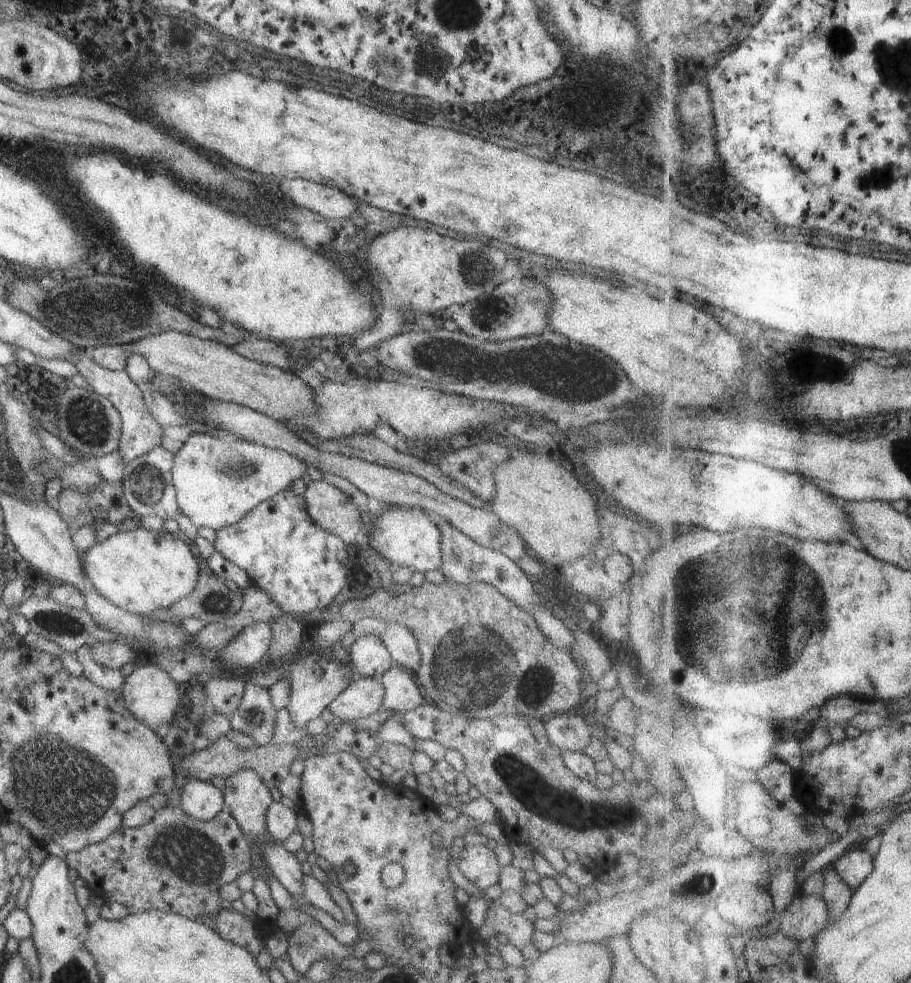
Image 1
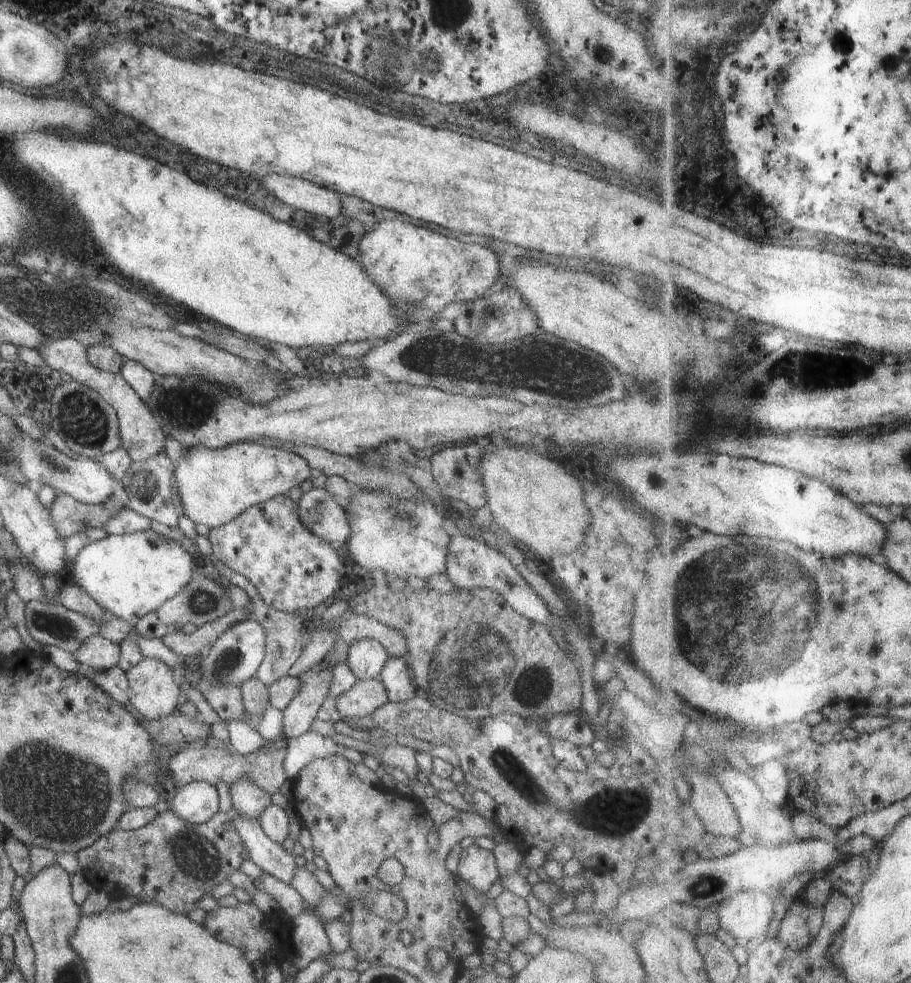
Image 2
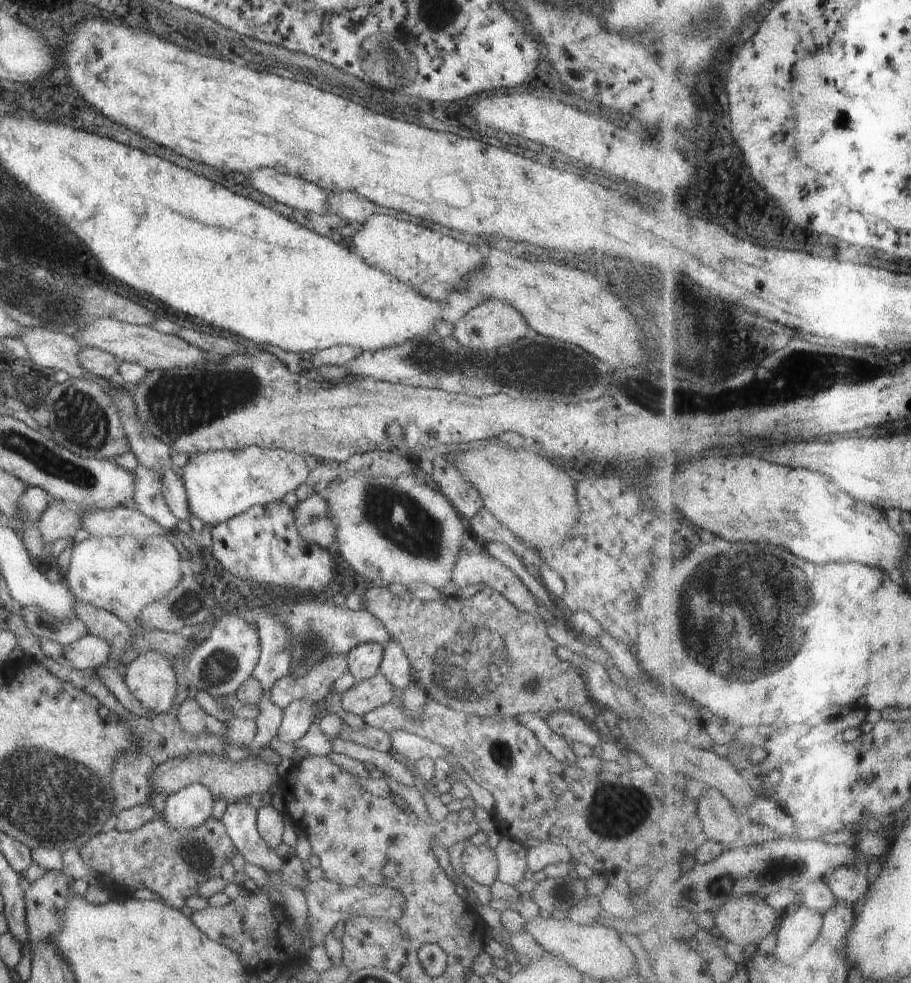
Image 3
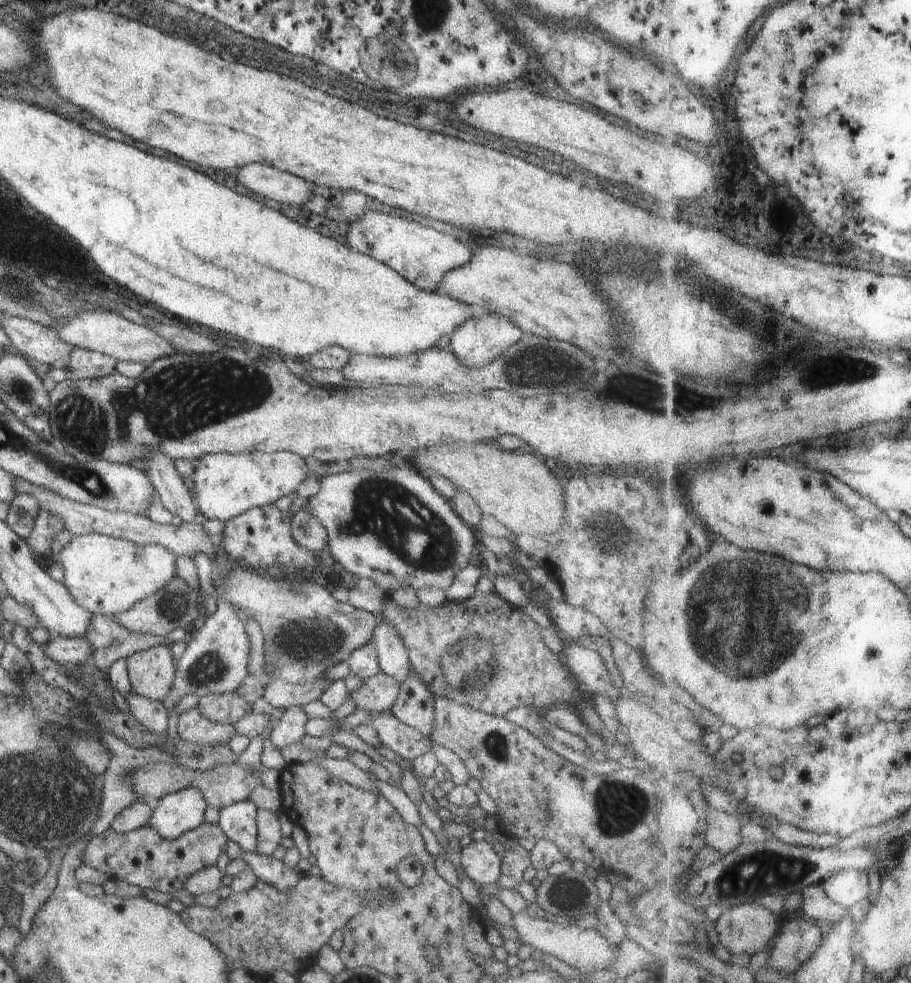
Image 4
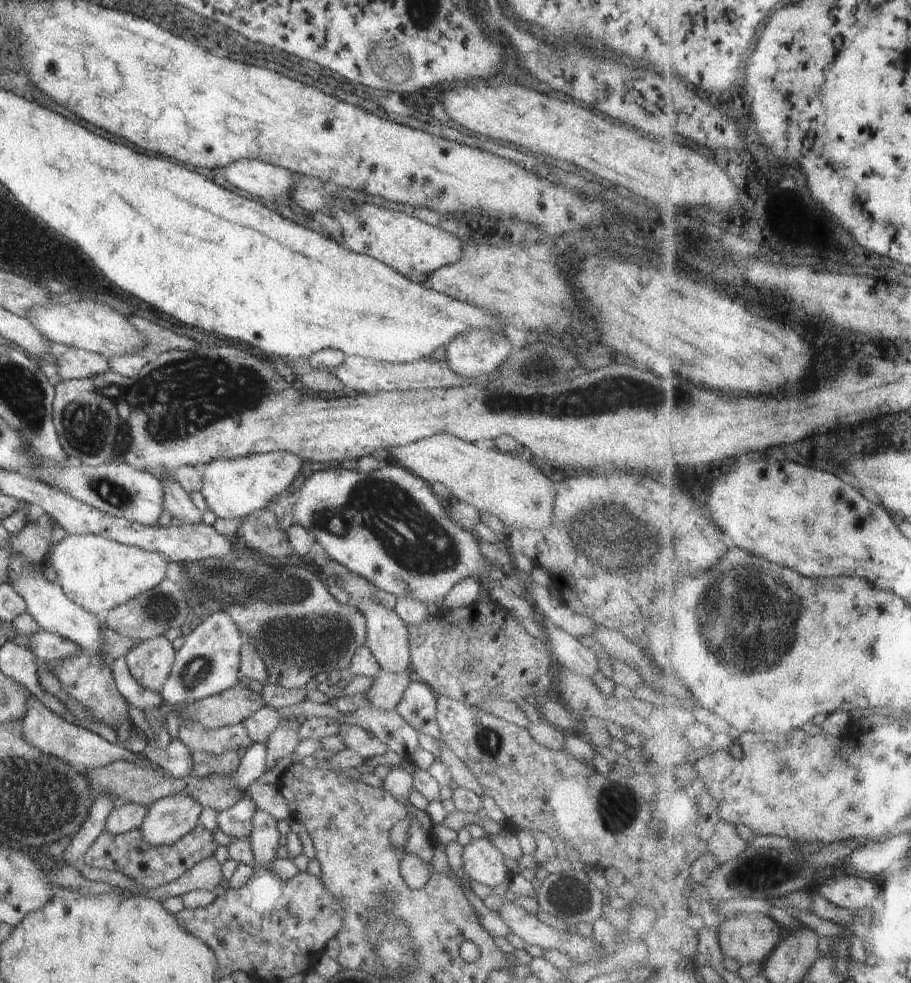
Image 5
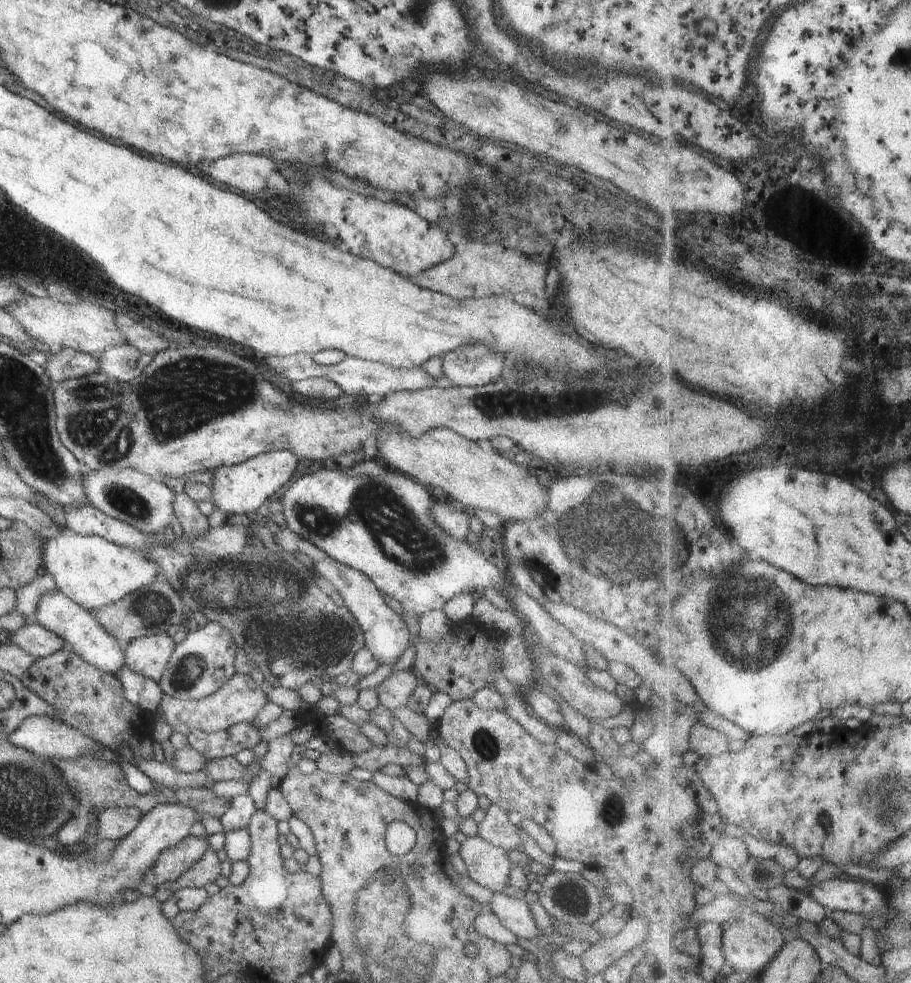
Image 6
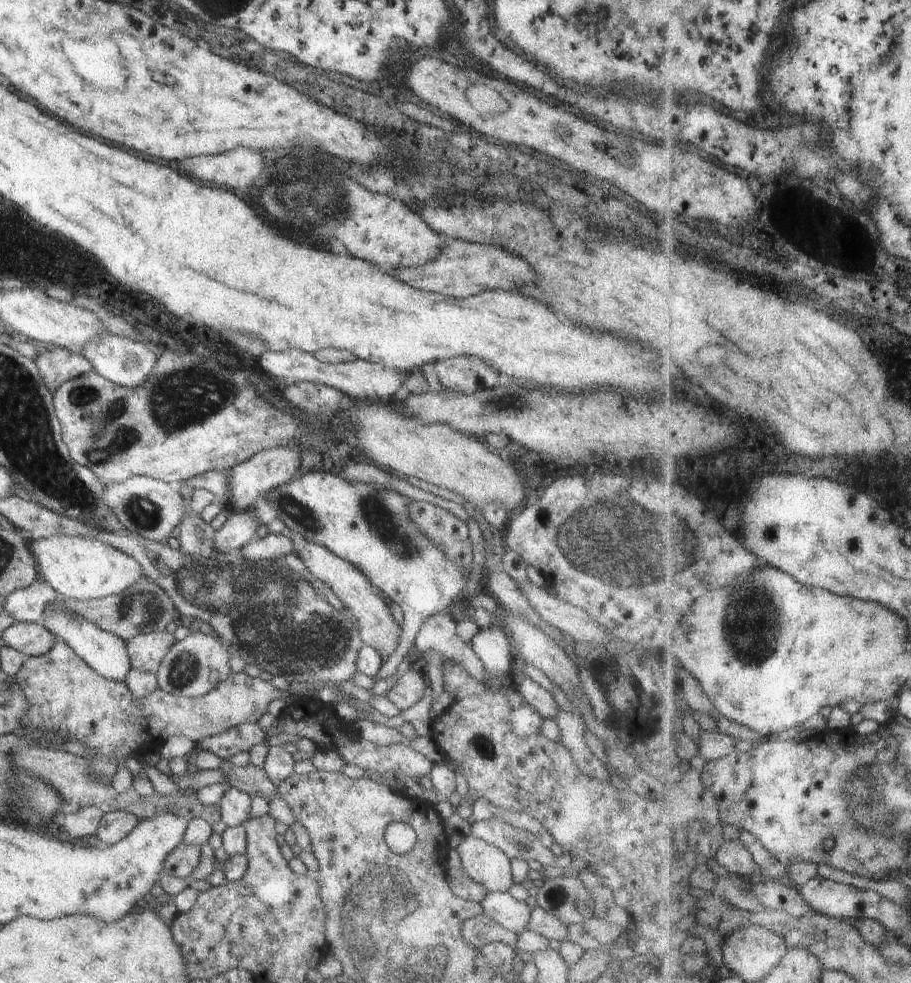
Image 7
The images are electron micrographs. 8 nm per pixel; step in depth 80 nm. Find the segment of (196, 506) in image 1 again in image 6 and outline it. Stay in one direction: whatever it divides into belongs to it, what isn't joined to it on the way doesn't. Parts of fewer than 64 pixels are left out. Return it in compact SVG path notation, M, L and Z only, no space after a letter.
M281 449L260 454L242 464L214 468L211 471L214 476L214 484L210 487L211 502L226 518L230 515L256 515L263 511L268 499L292 478L298 462L298 458L291 451Z

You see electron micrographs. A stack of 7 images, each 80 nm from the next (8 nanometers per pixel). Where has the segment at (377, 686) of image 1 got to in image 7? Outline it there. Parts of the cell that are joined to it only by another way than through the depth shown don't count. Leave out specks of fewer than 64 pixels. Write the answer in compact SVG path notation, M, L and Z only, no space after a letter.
M414 668L407 673L399 673L398 680L388 690L385 697L388 698L400 711L412 708L425 696L429 682L419 668Z

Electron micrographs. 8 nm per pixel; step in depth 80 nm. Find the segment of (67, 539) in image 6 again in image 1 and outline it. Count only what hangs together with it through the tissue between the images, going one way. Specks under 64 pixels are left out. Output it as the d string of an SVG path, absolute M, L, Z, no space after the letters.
M137 527L130 531L122 531L115 535L109 536L109 538L104 541L96 541L86 552L82 553L81 556L83 562L83 569L86 571L87 577L95 589L110 603L113 605L123 608L129 613L138 613L143 615L148 615L154 610L162 610L162 608L170 609L174 603L177 603L180 599L186 598L193 590L196 588L199 572L201 571L198 567L197 554L194 549L192 549L190 543L178 534L172 527L165 528L162 531L151 531Z

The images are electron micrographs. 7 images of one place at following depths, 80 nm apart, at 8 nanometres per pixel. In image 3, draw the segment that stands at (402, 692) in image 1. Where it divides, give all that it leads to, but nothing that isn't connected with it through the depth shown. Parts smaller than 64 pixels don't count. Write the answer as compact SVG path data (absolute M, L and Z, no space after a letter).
M390 638L390 642L383 648L383 659L379 668L379 674L389 680L389 683L399 693L408 687L413 681L414 670L411 668L404 649L398 642Z

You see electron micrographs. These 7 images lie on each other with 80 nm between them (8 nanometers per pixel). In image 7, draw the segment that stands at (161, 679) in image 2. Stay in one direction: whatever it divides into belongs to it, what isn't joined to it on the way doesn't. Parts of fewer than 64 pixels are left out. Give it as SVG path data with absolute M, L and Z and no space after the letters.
M167 631L140 634L127 643L128 657L132 669L156 675L162 658L175 644L175 638Z

